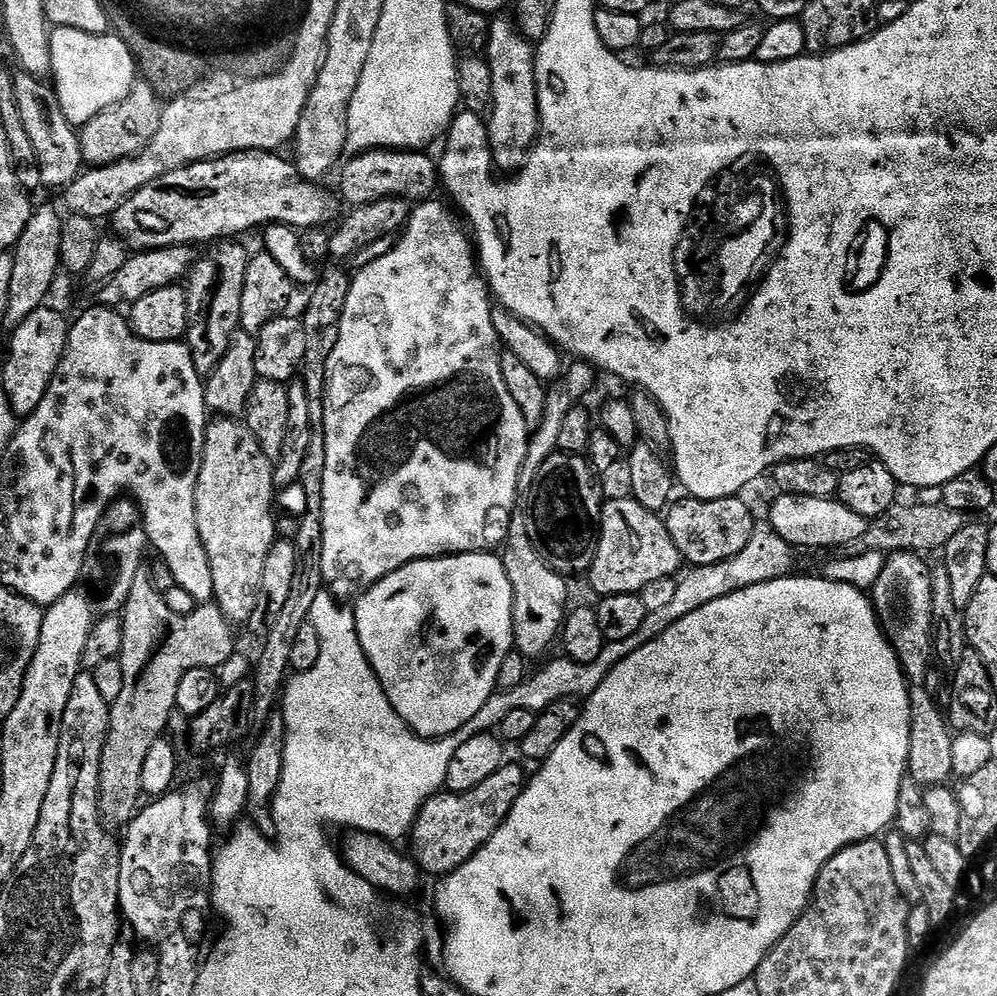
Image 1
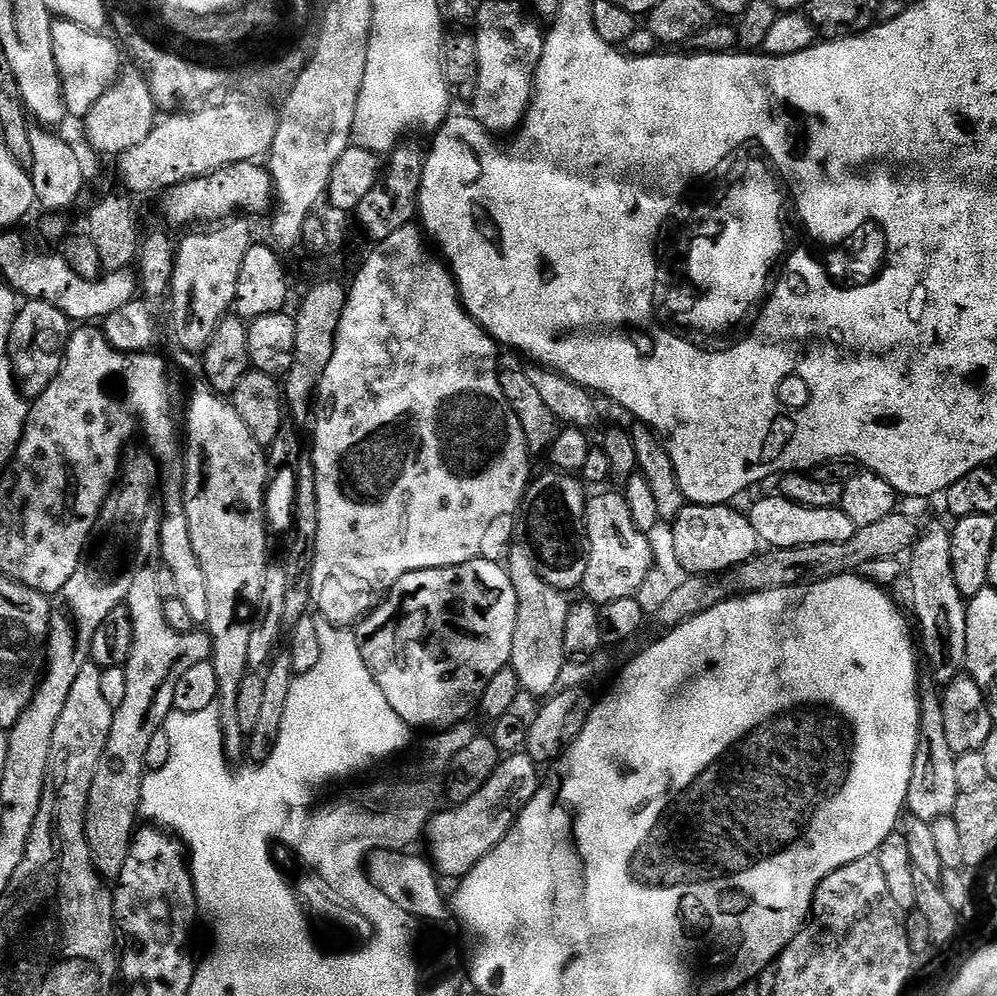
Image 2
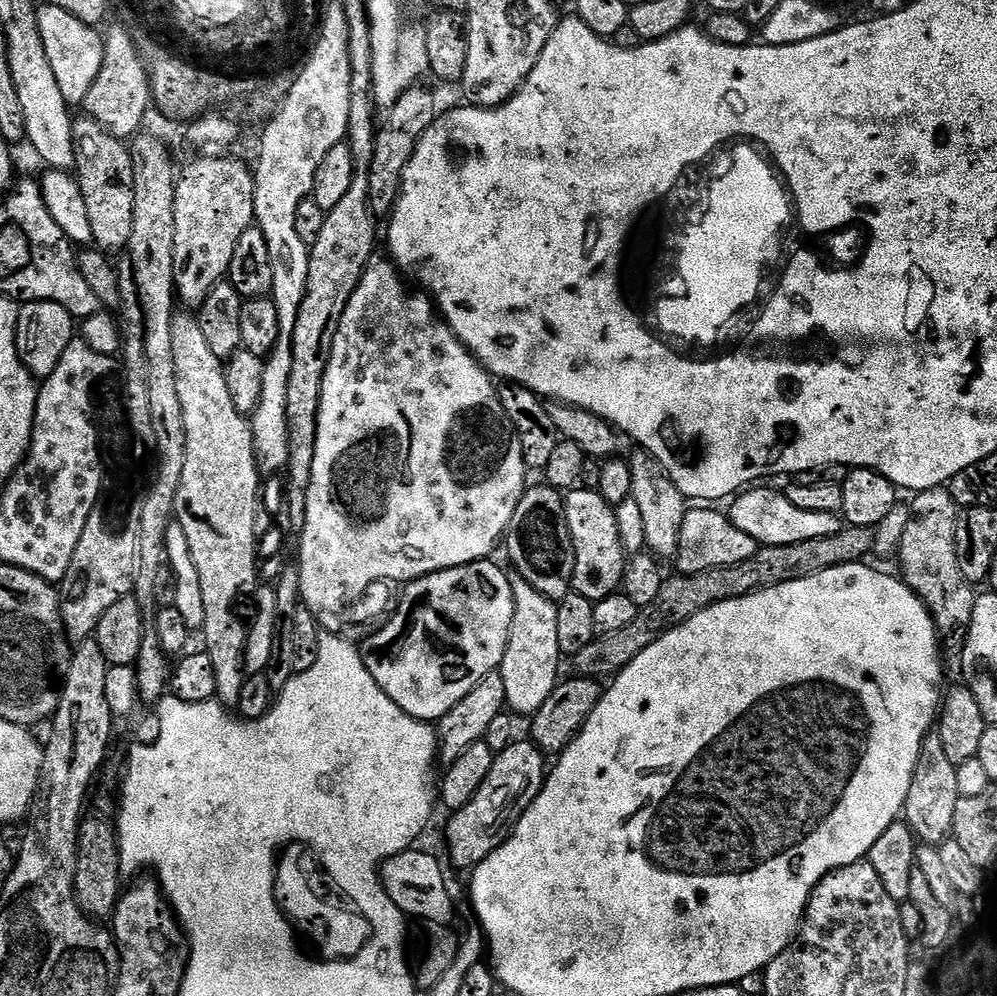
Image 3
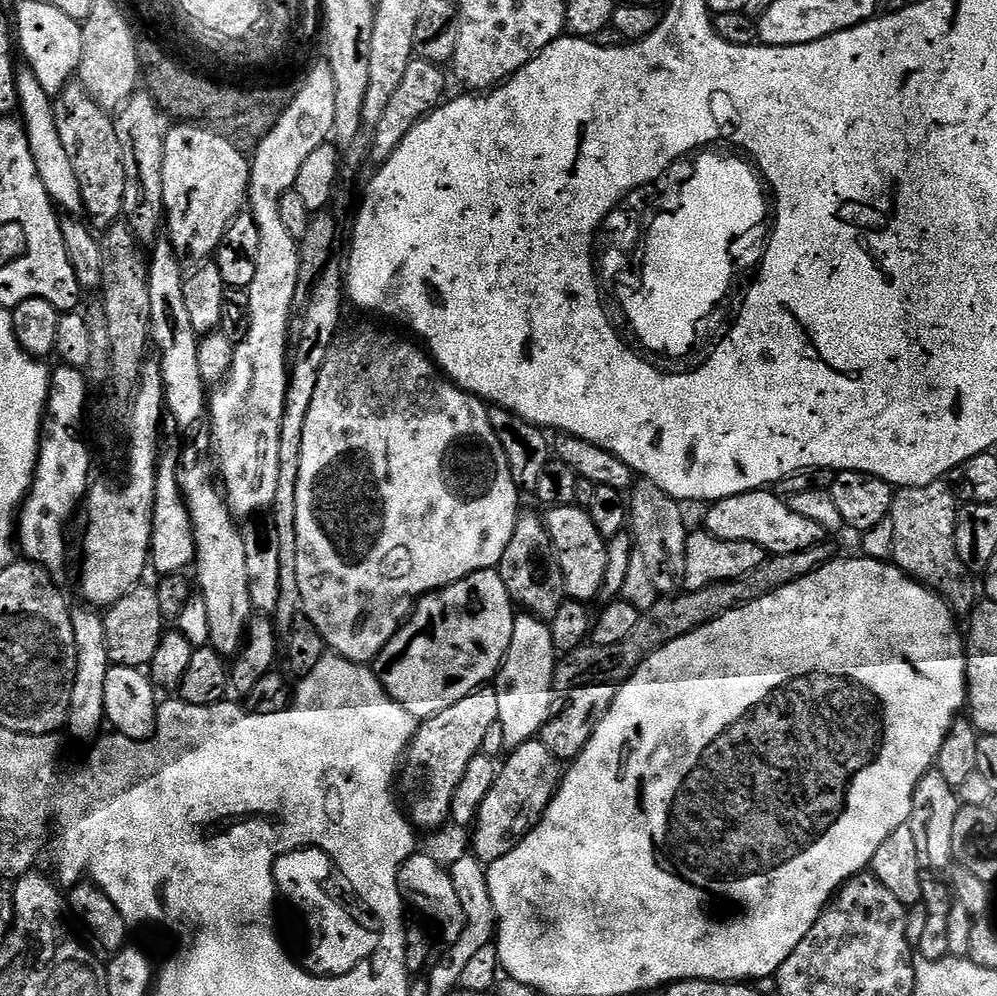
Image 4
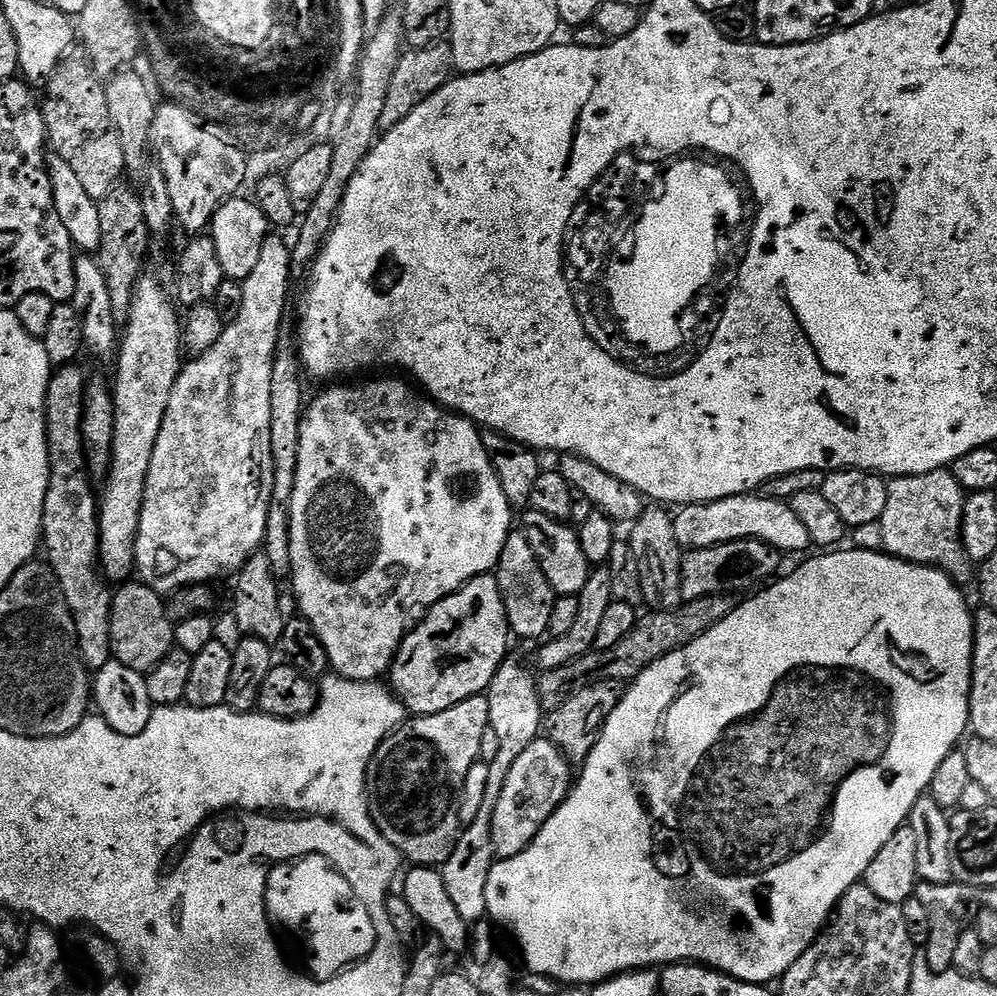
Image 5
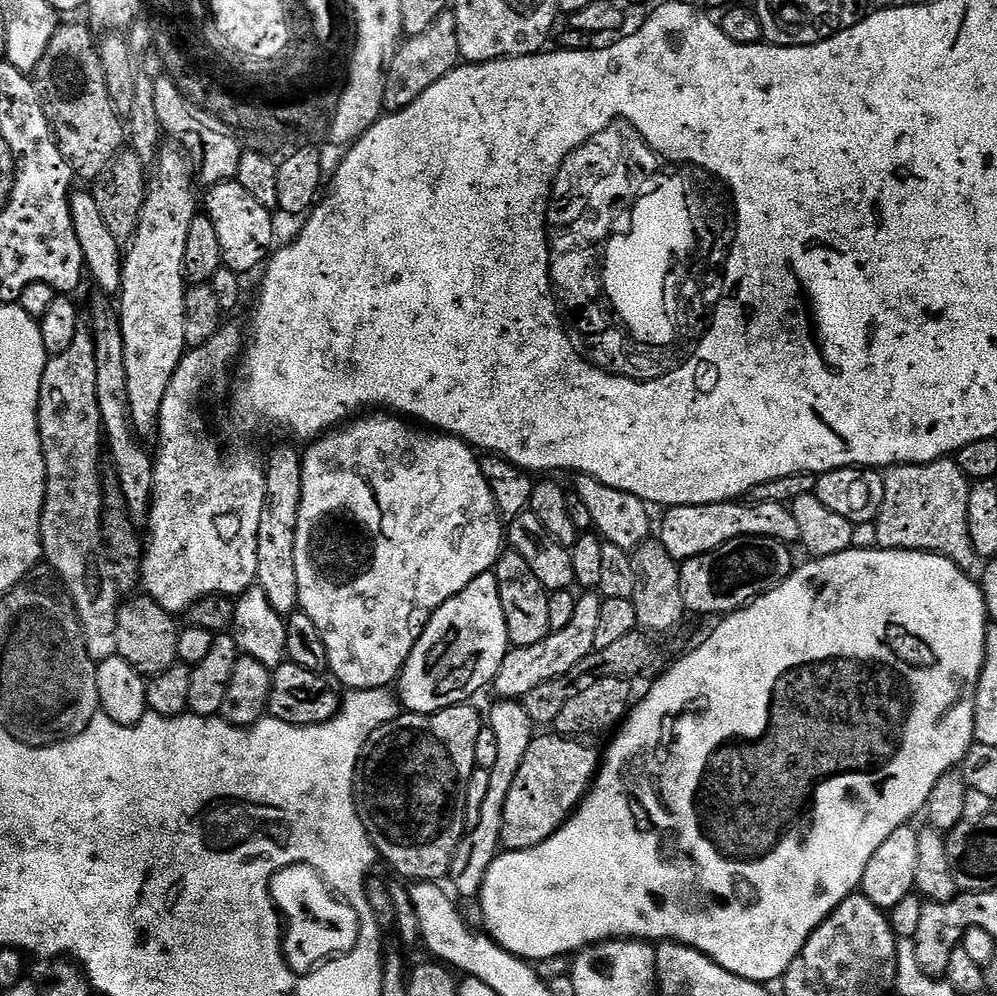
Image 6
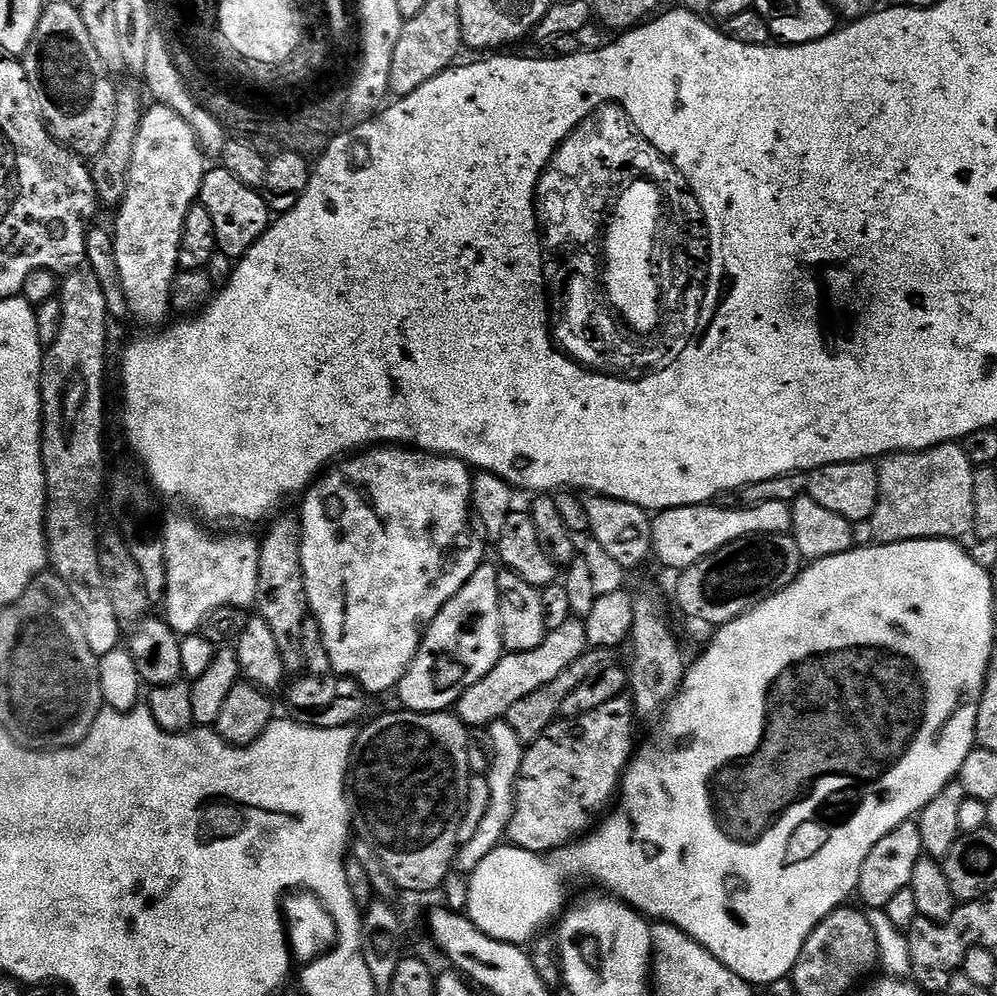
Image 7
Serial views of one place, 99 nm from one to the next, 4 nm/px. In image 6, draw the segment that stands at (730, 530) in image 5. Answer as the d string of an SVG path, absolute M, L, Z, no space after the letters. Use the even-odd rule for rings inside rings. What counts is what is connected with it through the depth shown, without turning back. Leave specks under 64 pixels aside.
M725 502L722 504L681 504L667 509L664 521L659 521L658 539L660 545L672 555L673 560L683 562L698 554L706 554L739 536L769 536L783 544L792 546L798 541L798 525L794 522L791 507L783 504L754 504L751 502Z

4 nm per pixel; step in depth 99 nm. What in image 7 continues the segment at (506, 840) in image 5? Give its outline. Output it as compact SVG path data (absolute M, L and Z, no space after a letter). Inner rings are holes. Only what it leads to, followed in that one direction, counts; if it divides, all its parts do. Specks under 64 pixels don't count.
M622 695L606 702L606 706L598 706L598 710L590 710L590 714L557 719L533 744L527 745L516 783L514 818L510 818L508 827L507 839L511 847L551 854L585 835L609 811L620 791L620 779L628 769L637 743L636 724L634 704L627 695Z

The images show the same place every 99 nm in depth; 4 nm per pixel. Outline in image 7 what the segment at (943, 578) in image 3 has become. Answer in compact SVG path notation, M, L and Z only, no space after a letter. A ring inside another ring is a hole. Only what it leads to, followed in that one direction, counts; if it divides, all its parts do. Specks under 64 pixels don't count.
M949 442L921 452L893 452L881 459L880 497L870 521L872 532L881 544L911 540L953 540L961 546L977 543L974 530L974 465L966 458L963 443Z

